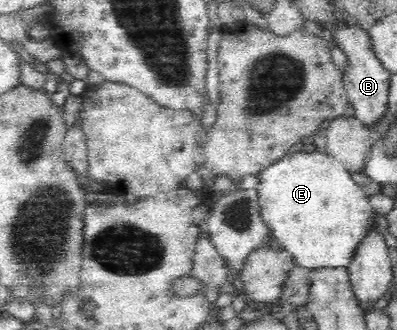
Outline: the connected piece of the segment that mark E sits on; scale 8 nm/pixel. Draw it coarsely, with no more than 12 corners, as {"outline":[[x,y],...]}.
{"outline":[[324,150],[258,179],[264,224],[296,266],[347,268],[377,211]]}

